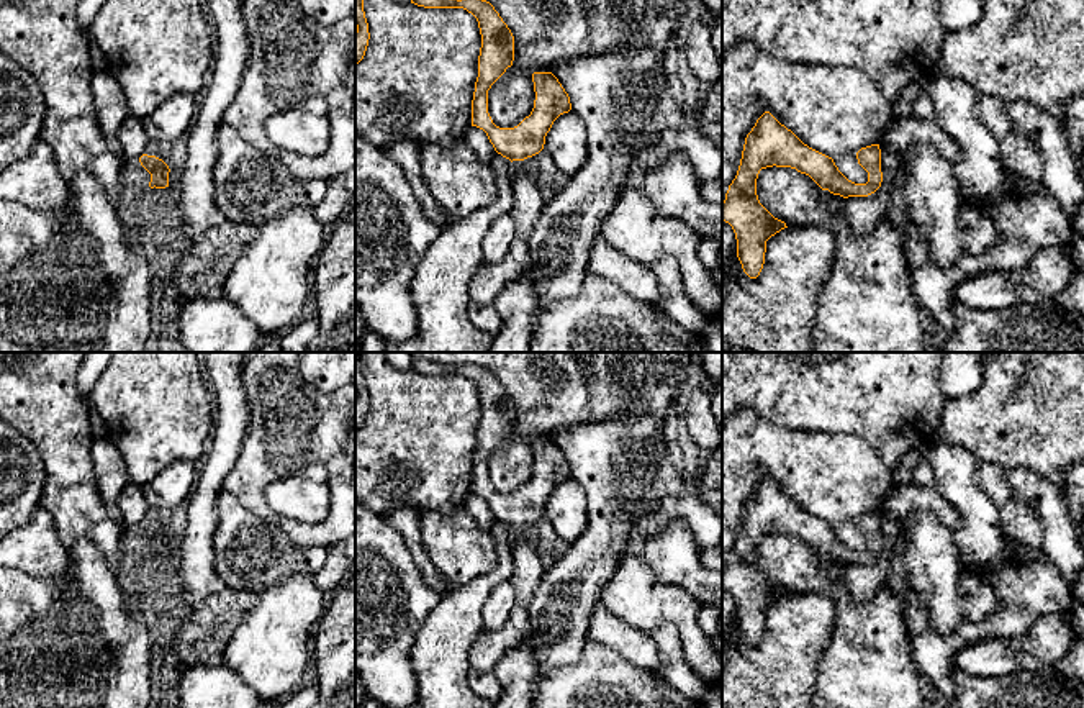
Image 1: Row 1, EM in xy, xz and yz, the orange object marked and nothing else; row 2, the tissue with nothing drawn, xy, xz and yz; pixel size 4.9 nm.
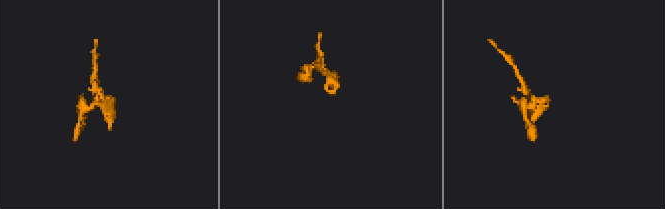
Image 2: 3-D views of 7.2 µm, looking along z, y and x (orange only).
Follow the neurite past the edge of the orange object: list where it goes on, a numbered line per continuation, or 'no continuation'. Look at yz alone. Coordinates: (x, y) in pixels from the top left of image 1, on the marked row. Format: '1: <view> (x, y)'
no continuation

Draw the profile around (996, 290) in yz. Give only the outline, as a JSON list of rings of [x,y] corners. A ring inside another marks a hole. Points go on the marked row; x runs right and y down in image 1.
[[[989,272],[963,280],[953,298],[974,310],[1007,310],[1017,302],[1017,279],[1004,272]]]

